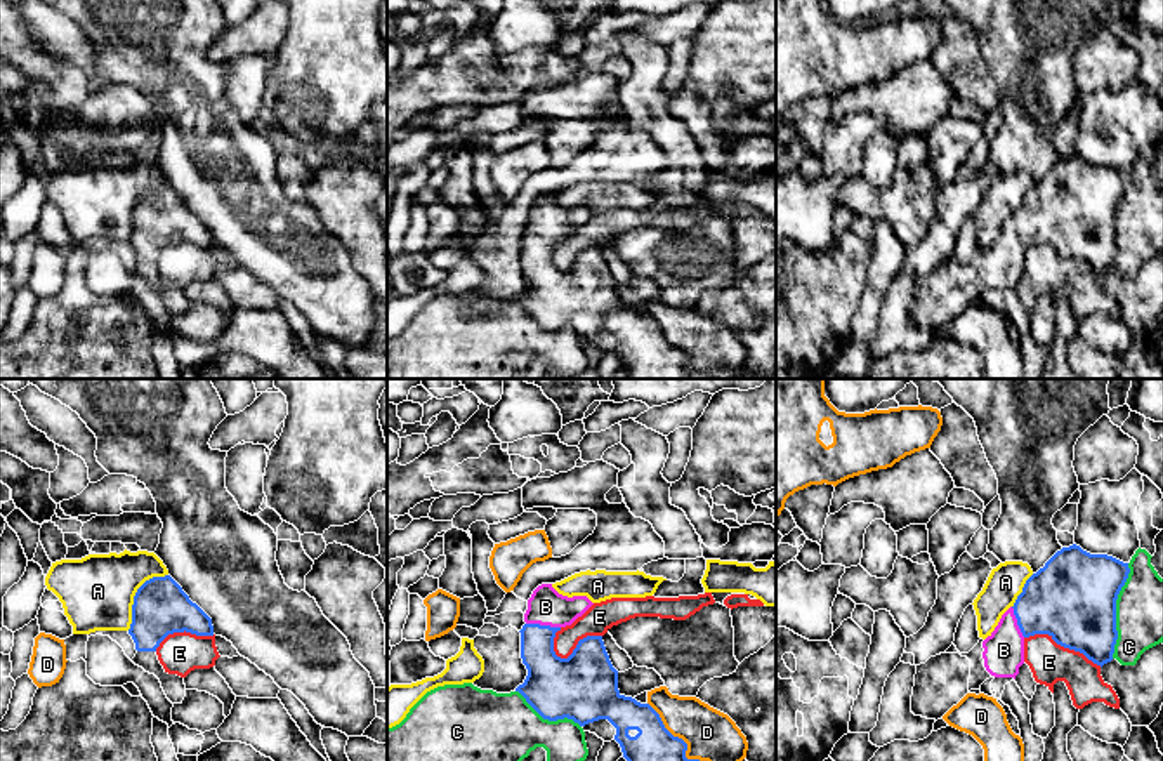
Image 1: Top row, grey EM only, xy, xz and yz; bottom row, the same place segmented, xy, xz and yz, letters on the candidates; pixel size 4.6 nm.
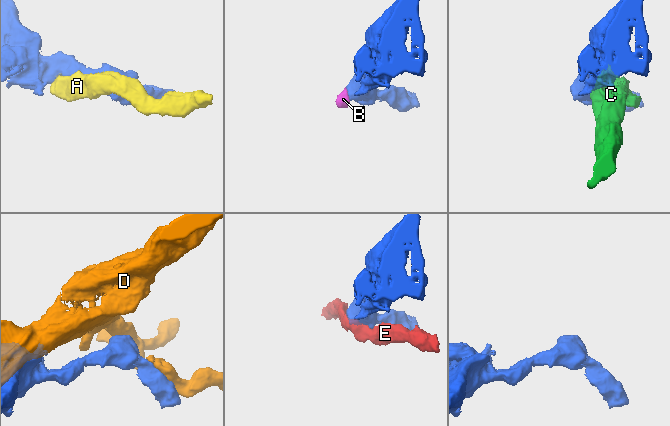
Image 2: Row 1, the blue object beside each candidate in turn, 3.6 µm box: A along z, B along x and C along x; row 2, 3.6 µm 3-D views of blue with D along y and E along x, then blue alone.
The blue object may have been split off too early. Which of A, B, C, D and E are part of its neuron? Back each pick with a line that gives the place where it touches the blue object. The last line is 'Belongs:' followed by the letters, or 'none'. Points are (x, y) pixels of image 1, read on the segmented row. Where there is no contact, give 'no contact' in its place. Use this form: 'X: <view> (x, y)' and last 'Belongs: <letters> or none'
B: xz (544, 626)
Belongs: B

